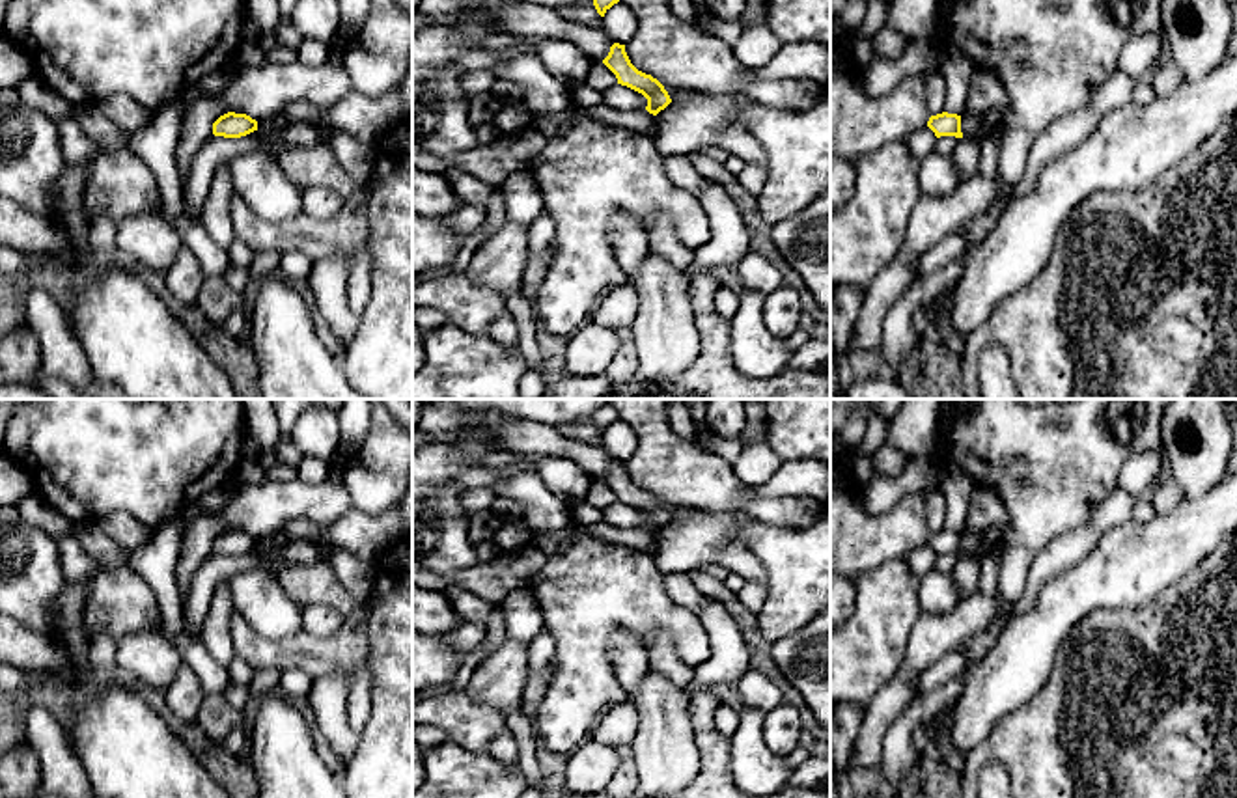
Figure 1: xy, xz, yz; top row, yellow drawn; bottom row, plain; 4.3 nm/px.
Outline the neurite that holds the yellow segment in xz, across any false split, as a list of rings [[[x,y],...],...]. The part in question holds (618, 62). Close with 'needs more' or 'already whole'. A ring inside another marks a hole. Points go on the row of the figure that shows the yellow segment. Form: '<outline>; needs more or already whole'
[[[614,43],[610,47],[608,56],[603,60],[603,63],[616,75],[618,84],[642,93],[647,99],[646,110],[649,114],[657,116],[672,103],[668,91],[657,78],[638,71],[631,63],[625,52],[625,45]]]; already whole

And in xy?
[[[228,112],[213,123],[213,134],[224,138],[241,138],[257,131],[257,121],[246,114]]]; already whole

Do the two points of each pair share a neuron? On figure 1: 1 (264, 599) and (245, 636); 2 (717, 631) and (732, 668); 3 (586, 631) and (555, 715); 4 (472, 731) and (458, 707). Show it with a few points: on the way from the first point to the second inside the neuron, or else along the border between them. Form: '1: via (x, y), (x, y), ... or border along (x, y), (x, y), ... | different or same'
1: border along (236, 608), (267, 638), (290, 638), (293, 634) | different
2: via (724, 640), (728, 659) | same
3: via (583, 651), (583, 687), (575, 694) | same
4: via (471, 726), (458, 713) | same

